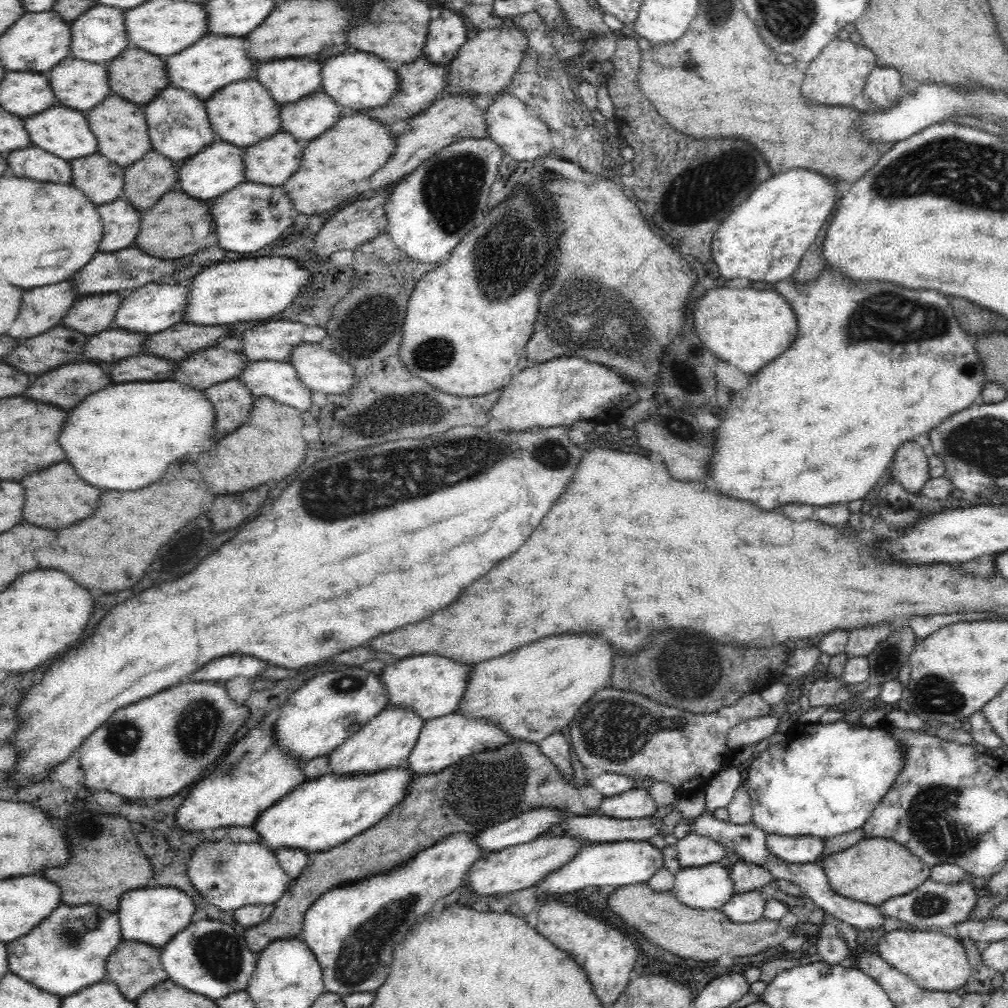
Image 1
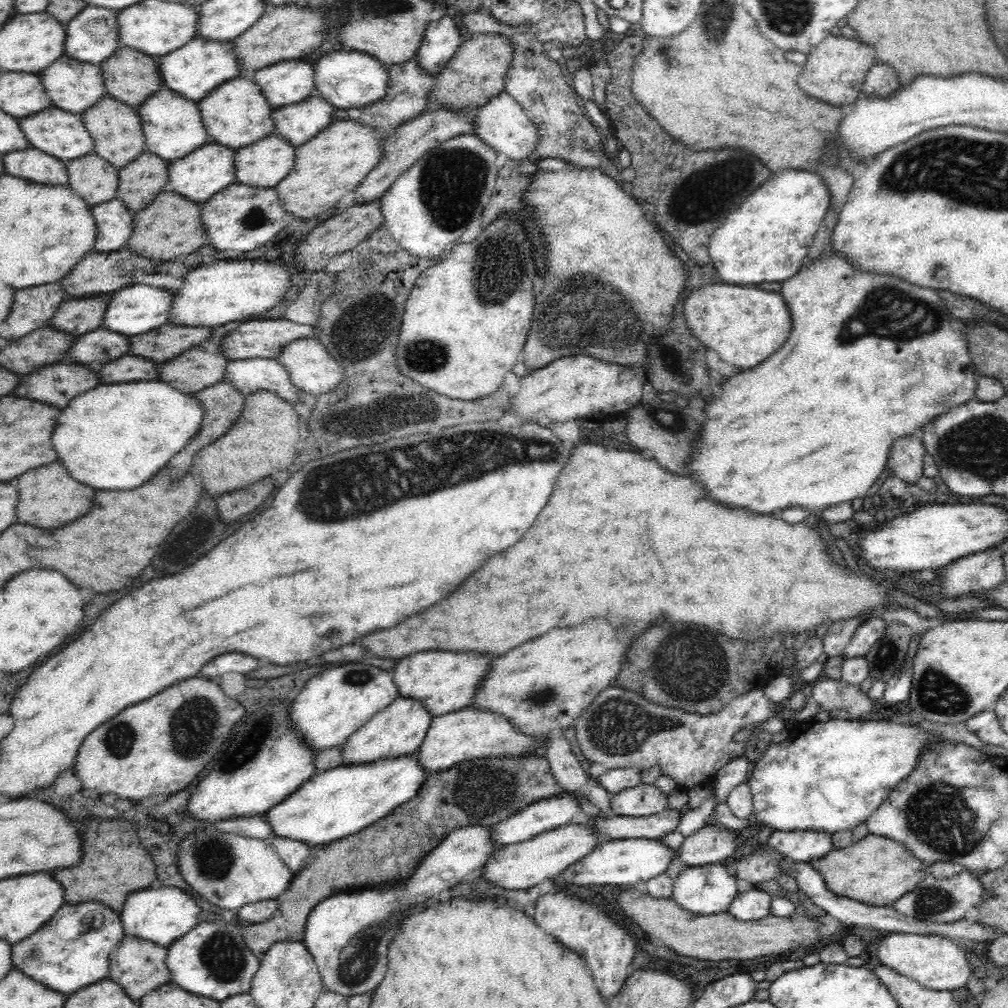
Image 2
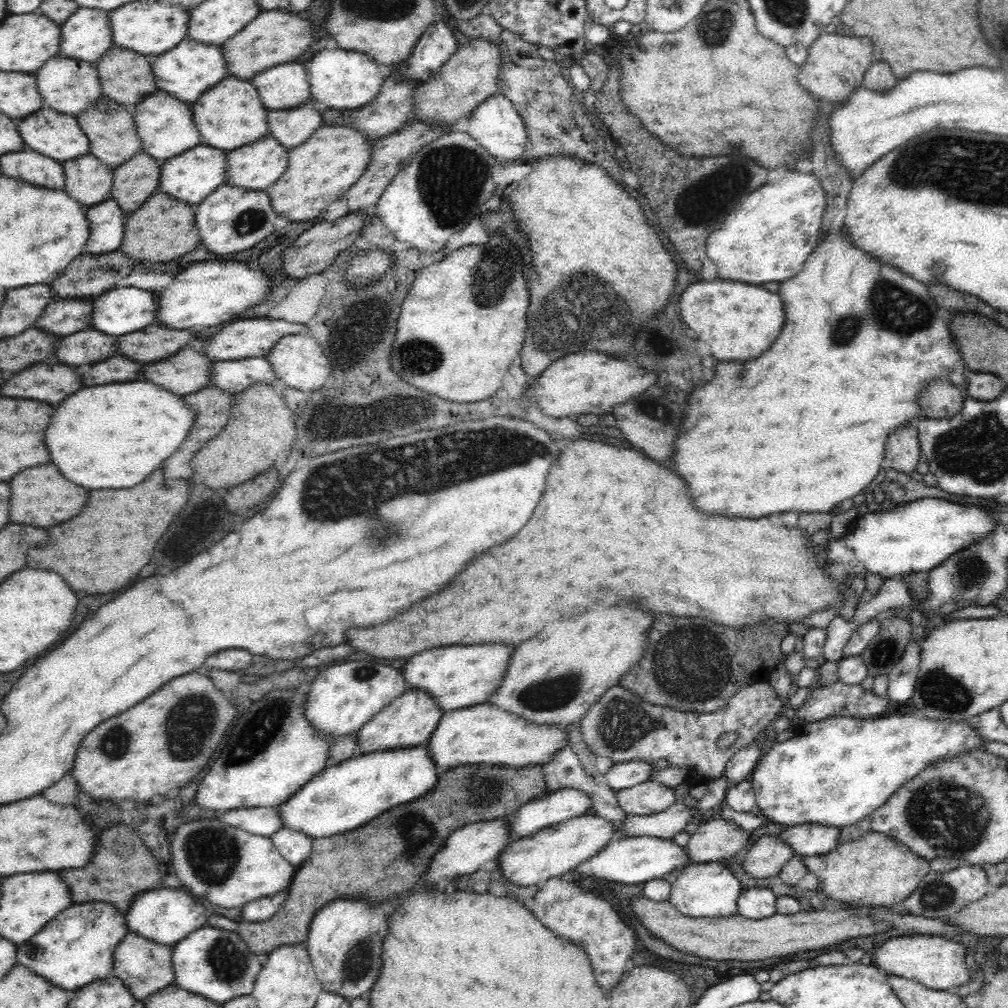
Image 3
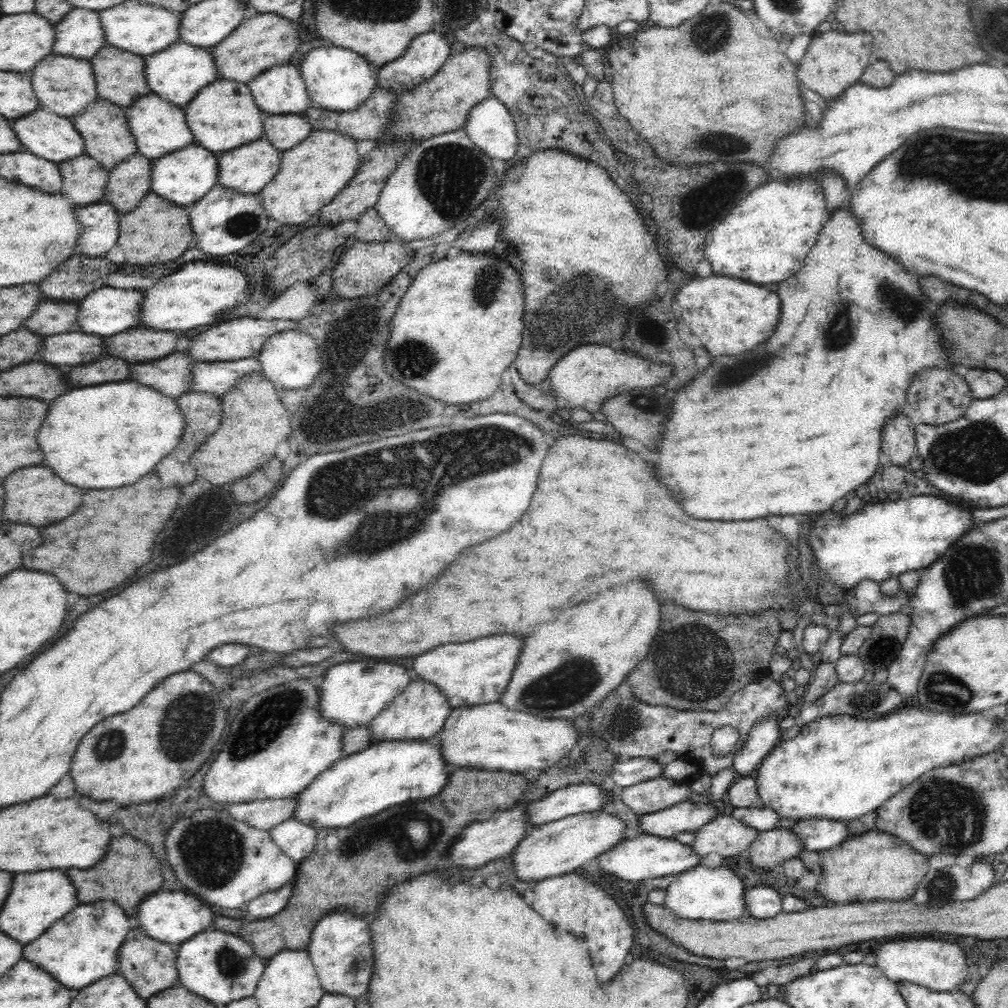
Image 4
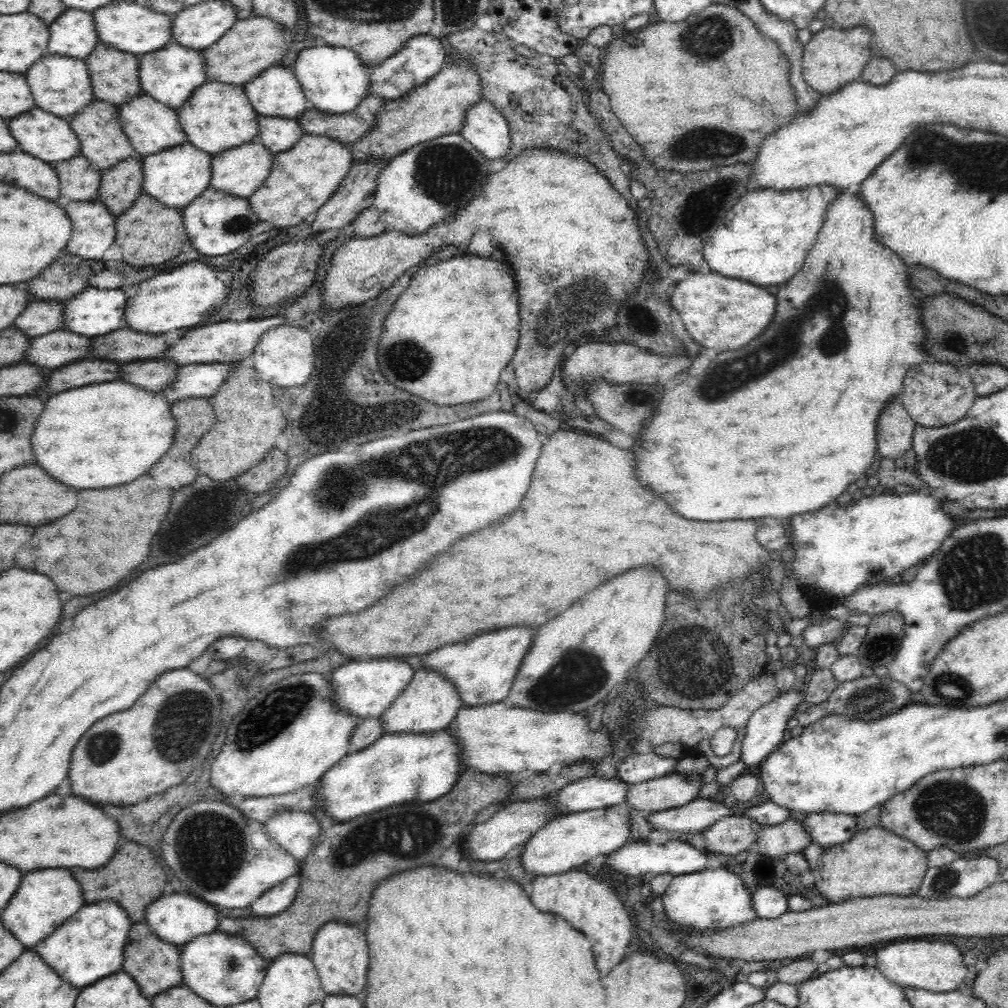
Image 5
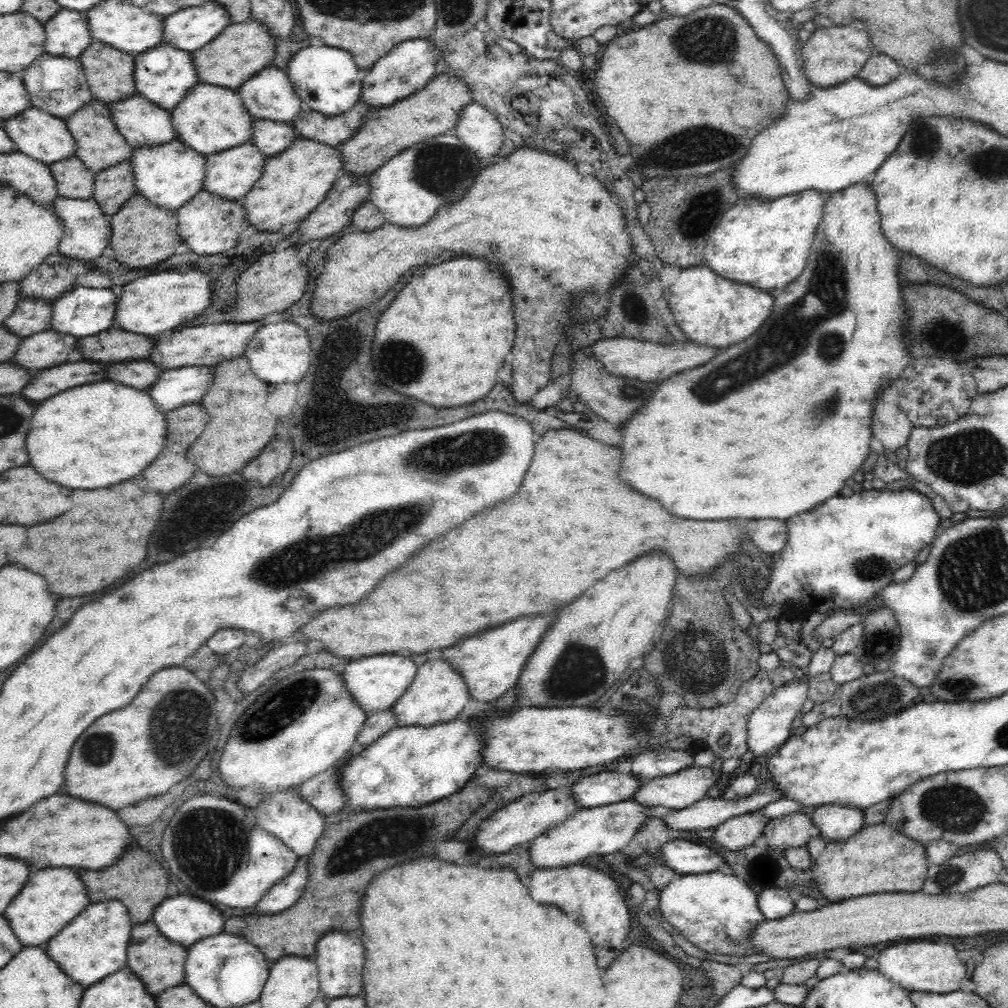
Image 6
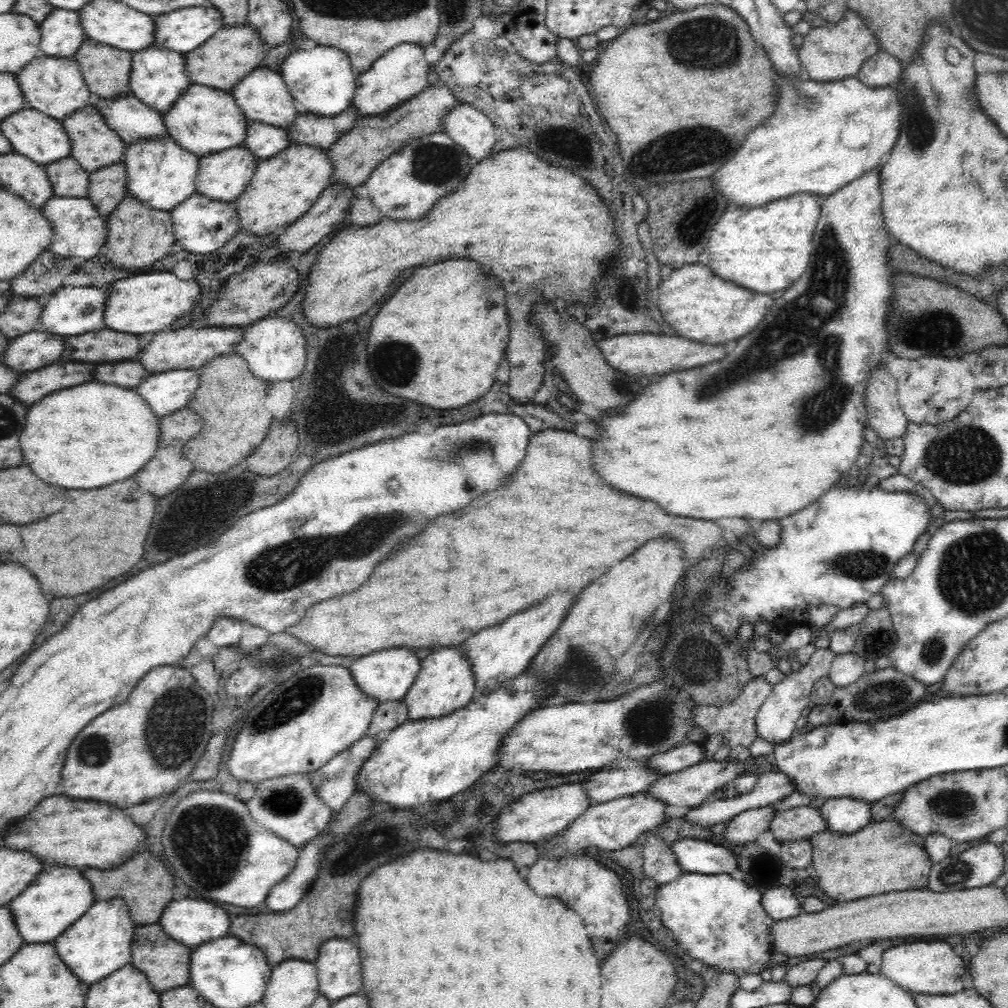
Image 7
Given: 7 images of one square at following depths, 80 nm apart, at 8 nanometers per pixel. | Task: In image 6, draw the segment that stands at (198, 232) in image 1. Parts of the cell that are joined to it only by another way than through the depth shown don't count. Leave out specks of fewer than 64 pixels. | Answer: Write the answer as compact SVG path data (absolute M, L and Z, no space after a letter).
M137 194L130 198L110 219L112 236L109 246L114 248L114 258L132 268L158 268L159 263L170 258L182 244L175 210L156 206L144 196Z

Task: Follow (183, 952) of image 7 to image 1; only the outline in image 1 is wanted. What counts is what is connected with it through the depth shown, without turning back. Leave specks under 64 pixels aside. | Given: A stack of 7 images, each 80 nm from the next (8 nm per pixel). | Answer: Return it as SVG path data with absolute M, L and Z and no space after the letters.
M121 941L112 954L108 955L104 980L116 985L120 993L124 995L124 998L134 1001L144 990L148 990L151 986L168 979L166 971L160 964L160 953L160 949L147 946L146 944Z

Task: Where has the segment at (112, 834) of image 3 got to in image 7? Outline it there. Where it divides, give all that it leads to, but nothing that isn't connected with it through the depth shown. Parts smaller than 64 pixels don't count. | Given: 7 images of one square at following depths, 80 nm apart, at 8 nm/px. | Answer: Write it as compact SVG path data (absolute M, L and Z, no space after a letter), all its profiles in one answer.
M138 850L134 852L124 864L120 864L114 870L92 870L86 868L82 870L84 878L92 884L94 892L94 902L108 900L108 898L122 898L129 907L129 914L133 923L137 926L158 923L158 918L164 910L164 906L172 900L172 876L164 870L164 864L154 860L148 850Z

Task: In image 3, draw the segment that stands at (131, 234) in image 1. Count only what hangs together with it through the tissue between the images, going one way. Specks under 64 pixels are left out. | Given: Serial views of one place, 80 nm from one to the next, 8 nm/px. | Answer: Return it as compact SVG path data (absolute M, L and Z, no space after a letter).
M114 199L87 208L86 218L90 225L90 236L85 252L98 255L118 250L123 245L128 216Z

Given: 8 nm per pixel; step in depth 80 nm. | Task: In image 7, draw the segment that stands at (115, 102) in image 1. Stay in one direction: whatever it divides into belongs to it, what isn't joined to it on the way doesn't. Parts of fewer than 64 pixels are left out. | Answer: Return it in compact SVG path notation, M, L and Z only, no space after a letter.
M94 101L89 104L90 106L83 106L72 116L64 118L62 126L72 140L72 158L75 158L80 166L91 174L101 168L122 163L127 144L106 124L104 117L94 105Z

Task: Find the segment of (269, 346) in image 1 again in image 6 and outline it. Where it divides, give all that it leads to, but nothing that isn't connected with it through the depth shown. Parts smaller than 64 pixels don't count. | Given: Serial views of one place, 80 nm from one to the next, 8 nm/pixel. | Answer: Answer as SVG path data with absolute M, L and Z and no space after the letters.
M274 313L254 322L221 322L183 327L181 331L175 331L167 341L162 339L155 342L155 348L151 350L148 360L164 370L182 366L215 366L222 361L244 356L259 328L282 321L282 315Z

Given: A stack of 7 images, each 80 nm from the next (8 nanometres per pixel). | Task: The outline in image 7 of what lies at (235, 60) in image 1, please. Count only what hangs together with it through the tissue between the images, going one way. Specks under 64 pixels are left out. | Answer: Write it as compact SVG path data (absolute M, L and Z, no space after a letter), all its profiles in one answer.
M150 46L140 52L132 53L130 73L131 94L146 106L165 115L177 98L192 84L186 70L186 58L169 48Z

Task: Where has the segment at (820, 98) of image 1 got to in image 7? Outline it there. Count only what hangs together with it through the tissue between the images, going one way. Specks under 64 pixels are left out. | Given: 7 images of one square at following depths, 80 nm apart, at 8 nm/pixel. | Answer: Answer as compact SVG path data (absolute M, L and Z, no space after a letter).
M848 11L837 23L813 27L805 35L802 46L798 49L803 70L814 82L834 82L843 78L854 77L864 62L880 51L874 35L856 12Z

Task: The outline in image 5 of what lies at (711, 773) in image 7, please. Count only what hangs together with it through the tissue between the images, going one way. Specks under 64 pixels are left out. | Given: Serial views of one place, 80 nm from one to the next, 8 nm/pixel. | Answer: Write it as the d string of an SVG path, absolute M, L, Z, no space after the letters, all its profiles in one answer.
M672 772L628 786L625 804L638 811L662 811L692 802L700 788L700 776L696 773L688 776Z

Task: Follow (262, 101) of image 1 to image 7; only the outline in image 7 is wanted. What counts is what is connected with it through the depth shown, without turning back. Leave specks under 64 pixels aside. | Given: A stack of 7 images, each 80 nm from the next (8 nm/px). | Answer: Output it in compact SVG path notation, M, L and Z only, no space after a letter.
M192 83L163 115L163 119L169 136L198 157L228 150L245 142L248 119L230 91Z

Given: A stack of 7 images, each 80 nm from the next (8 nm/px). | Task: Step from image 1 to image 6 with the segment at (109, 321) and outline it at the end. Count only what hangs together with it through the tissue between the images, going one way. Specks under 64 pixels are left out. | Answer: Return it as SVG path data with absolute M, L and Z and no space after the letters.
M22 298L12 316L3 326L22 338L38 334L51 328L53 305L49 300Z

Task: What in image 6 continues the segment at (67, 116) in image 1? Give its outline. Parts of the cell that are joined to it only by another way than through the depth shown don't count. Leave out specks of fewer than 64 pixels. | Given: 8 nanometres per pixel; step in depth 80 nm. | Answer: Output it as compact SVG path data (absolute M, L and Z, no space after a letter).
M32 108L32 110L24 110L22 114L6 120L4 128L8 130L8 136L14 140L14 144L18 146L20 152L28 154L30 158L36 158L44 164L54 164L58 160L64 160L64 158L72 158L76 156L76 142L72 138L72 134L68 132L66 124L60 120L60 118L52 118L52 114L46 114L46 112L40 112L38 108Z

